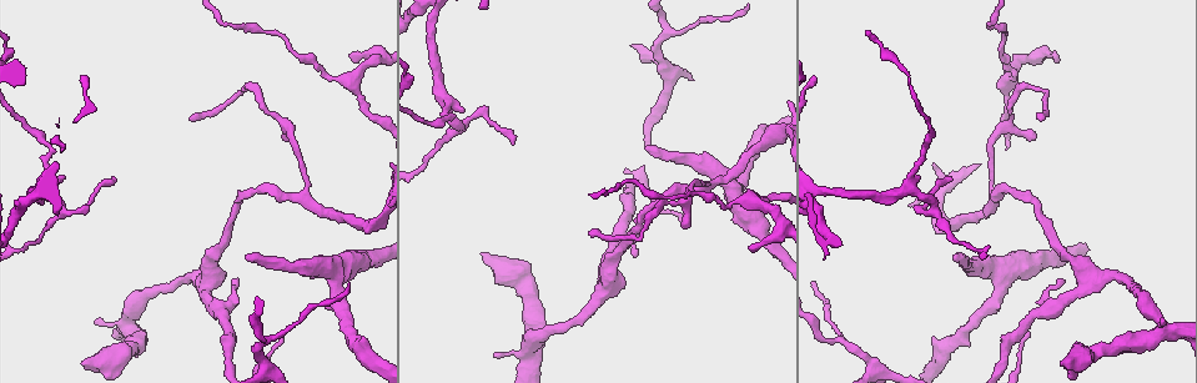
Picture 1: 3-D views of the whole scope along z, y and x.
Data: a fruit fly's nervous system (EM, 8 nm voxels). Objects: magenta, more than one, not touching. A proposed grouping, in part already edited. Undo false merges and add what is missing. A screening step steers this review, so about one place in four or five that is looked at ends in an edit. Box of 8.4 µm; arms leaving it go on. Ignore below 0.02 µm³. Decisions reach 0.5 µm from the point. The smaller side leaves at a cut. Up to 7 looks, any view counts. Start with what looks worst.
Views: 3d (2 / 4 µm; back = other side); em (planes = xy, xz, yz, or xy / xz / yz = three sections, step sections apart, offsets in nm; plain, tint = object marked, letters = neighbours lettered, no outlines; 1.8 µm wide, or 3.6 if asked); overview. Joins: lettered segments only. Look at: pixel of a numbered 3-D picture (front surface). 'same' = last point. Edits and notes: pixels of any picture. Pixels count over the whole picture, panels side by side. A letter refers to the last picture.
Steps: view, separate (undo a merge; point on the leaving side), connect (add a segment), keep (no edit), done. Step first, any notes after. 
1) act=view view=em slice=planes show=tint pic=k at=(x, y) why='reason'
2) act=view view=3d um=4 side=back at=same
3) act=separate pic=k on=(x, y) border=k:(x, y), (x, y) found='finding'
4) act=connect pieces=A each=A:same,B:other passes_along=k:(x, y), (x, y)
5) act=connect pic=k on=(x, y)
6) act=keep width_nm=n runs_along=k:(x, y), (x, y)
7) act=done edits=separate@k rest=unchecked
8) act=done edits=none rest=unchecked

act=view view=3d um=2 side=back pic=1 at=(647, 149) why='free end'

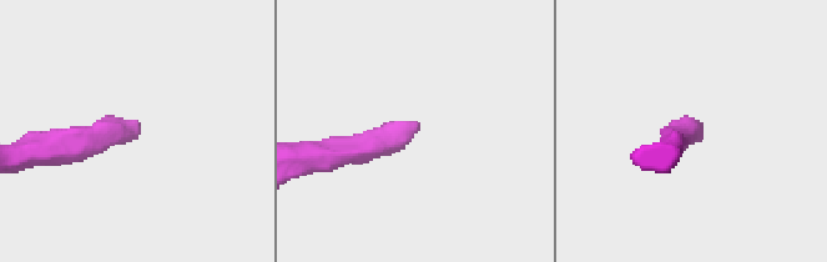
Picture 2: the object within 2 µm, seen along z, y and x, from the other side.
act=view view=em slice=planes show=letters pic=2 at=(698, 125) why='shape alone is not enough'

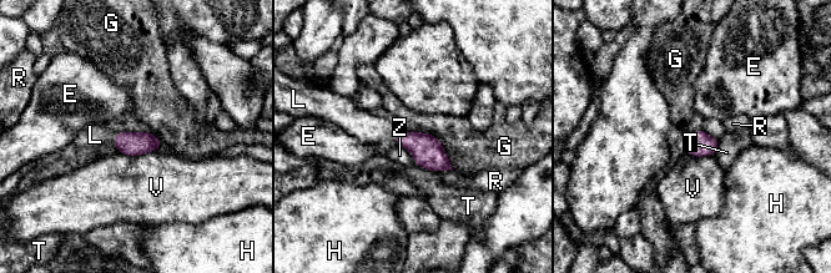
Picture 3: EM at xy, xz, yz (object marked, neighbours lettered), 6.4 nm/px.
act=connect pic=3 on=(95, 135) each=E:other,G:other,H:other,L:same,R:other,T:other,V:other,Z:other found='the cell continues'

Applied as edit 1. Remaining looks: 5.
act=view view=3d um=2 pic=1 at=(1060, 60) why='branch stops here'

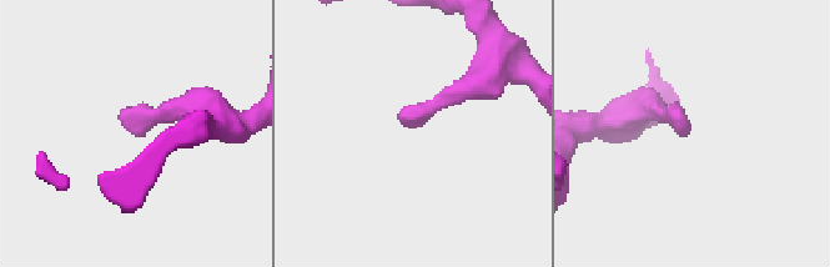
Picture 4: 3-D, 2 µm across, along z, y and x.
act=view view=em slice=planes show=letters pic=4 at=(687, 124)

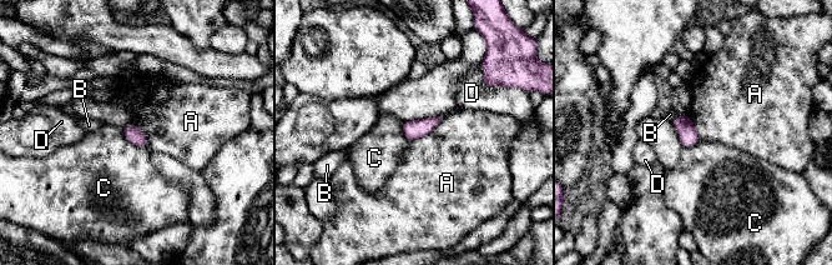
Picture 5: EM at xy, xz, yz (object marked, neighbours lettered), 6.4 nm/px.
act=keep width_nm=110 each=A:other,B:other,C:other,D:other border=5:(122, 128), (137, 126), (147, 146) found='none of them fits'

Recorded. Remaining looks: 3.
act=view view=3d um=4 pic=1 at=(1028, 331) why='an open end'

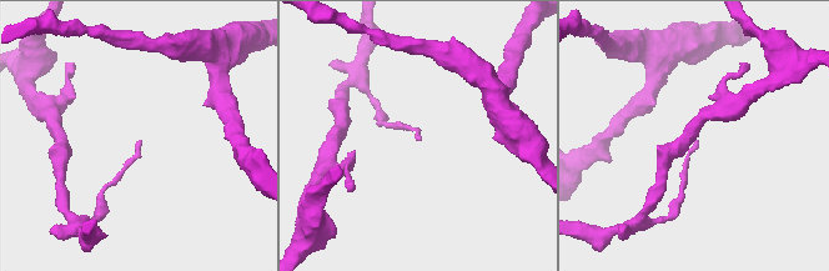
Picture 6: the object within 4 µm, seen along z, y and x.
act=view view=em slice=xy step=4 show=letters pic=6 at=(696, 143)

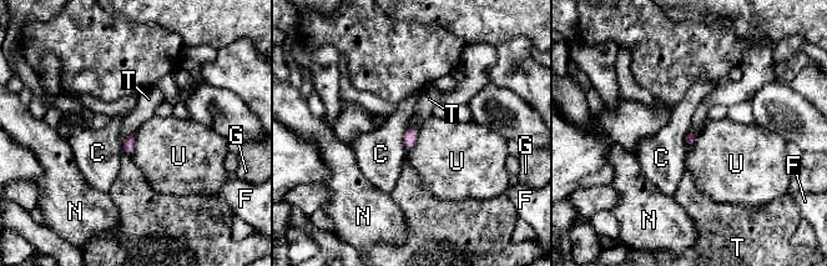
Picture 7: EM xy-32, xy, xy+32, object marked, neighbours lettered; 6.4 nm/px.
act=keep each=C:other,F:other,G:other,N:other,T:other,U:other border=7:(134, 131), (125, 139), (122, 145) found='no lettered segment goes on from it'

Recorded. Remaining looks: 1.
act=done edits=connect@3 rest=unchecked

